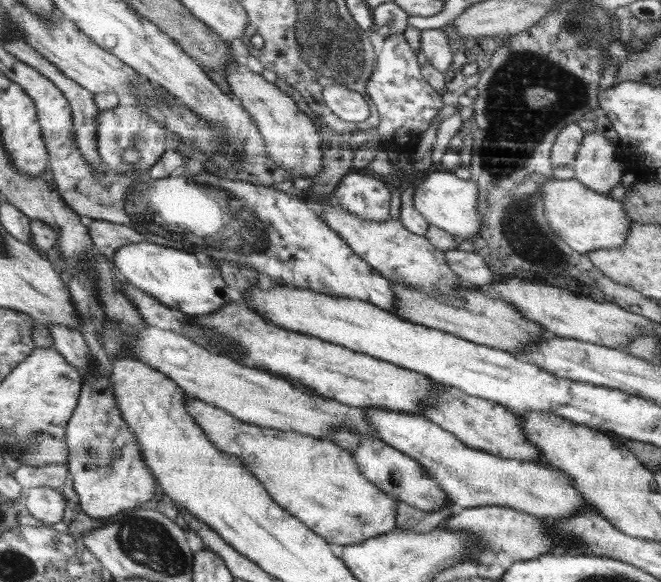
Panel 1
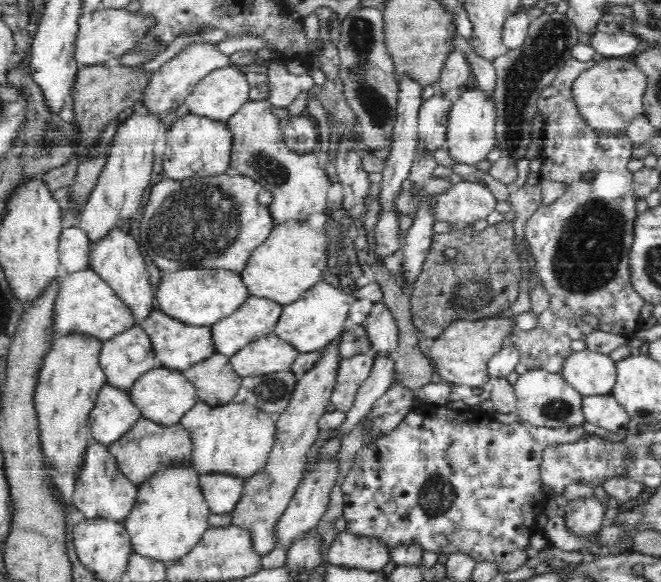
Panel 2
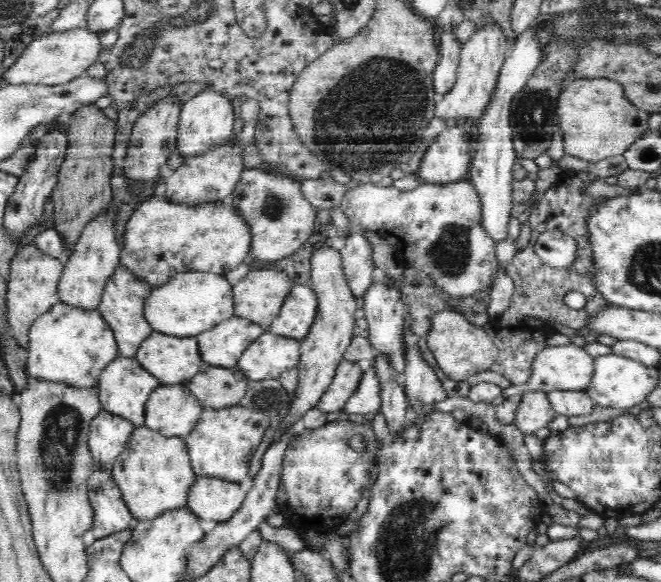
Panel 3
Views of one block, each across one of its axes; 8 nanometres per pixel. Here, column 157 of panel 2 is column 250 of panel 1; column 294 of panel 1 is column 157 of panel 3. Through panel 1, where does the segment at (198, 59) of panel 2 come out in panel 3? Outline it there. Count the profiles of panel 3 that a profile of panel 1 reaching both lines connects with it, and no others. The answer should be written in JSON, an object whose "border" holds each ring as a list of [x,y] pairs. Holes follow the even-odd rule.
{"border":[[[162,104],[156,112],[148,112],[134,124],[123,171],[126,178],[139,182],[150,181],[160,176],[160,166],[167,164],[172,154],[177,150],[178,124],[181,106]]]}

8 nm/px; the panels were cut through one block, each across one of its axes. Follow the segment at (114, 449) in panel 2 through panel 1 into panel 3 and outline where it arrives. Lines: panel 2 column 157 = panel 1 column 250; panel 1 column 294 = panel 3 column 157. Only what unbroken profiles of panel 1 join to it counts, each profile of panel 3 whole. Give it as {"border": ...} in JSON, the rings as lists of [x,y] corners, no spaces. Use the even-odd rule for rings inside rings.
{"border":[[[146,425],[134,429],[126,448],[108,469],[136,520],[158,518],[166,510],[186,507],[196,476],[185,439],[178,436],[166,438]]]}

